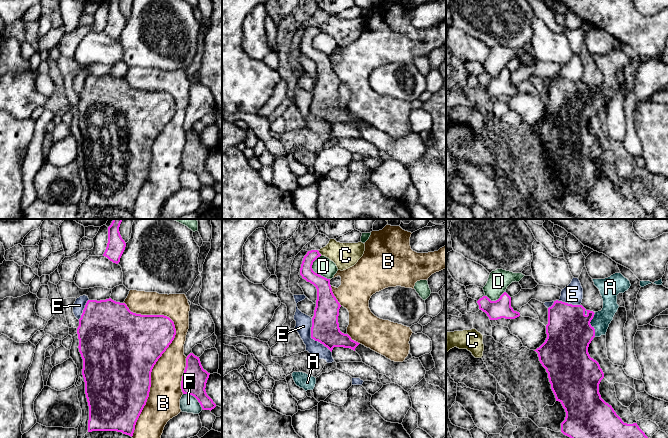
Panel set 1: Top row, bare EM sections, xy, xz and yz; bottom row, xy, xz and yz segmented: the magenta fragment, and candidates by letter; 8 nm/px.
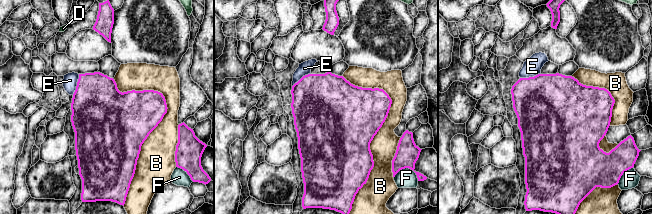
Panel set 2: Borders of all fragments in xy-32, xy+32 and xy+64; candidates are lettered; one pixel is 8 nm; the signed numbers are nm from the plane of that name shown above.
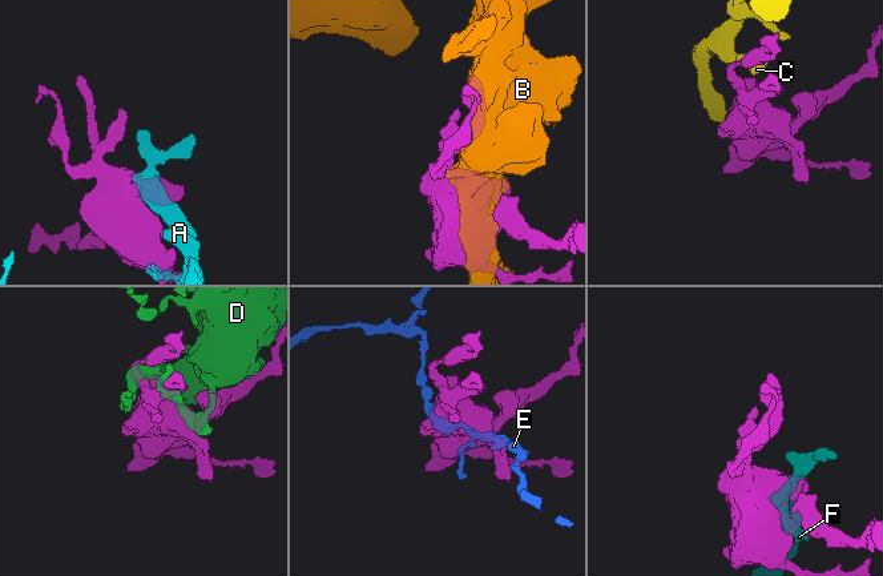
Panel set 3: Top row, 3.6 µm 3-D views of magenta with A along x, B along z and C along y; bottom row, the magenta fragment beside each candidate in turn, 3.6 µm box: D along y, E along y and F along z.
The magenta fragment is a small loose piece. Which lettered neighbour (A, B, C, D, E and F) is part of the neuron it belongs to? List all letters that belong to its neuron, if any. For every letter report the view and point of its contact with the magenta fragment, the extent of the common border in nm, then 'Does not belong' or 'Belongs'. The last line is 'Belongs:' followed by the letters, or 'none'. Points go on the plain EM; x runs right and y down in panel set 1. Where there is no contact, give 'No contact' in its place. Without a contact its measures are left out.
A: Touches magenta at yz (590, 100). Shared border 200 nm. Belongs
B: Touches magenta at xy (162, 129). Shared border 1100 nm. Does not belong
C: Touches magenta at xz (318, 28). Shared border 50 nm. Does not belong
D: Touches magenta at xz (313, 47). Shared border 220 nm. Does not belong
E: Touches magenta at xz (312, 114). Shared border 320 nm. Does not belong
F: Touches magenta at xy (194, 172). Shared border 200 nm. Does not belong
Belongs: A

